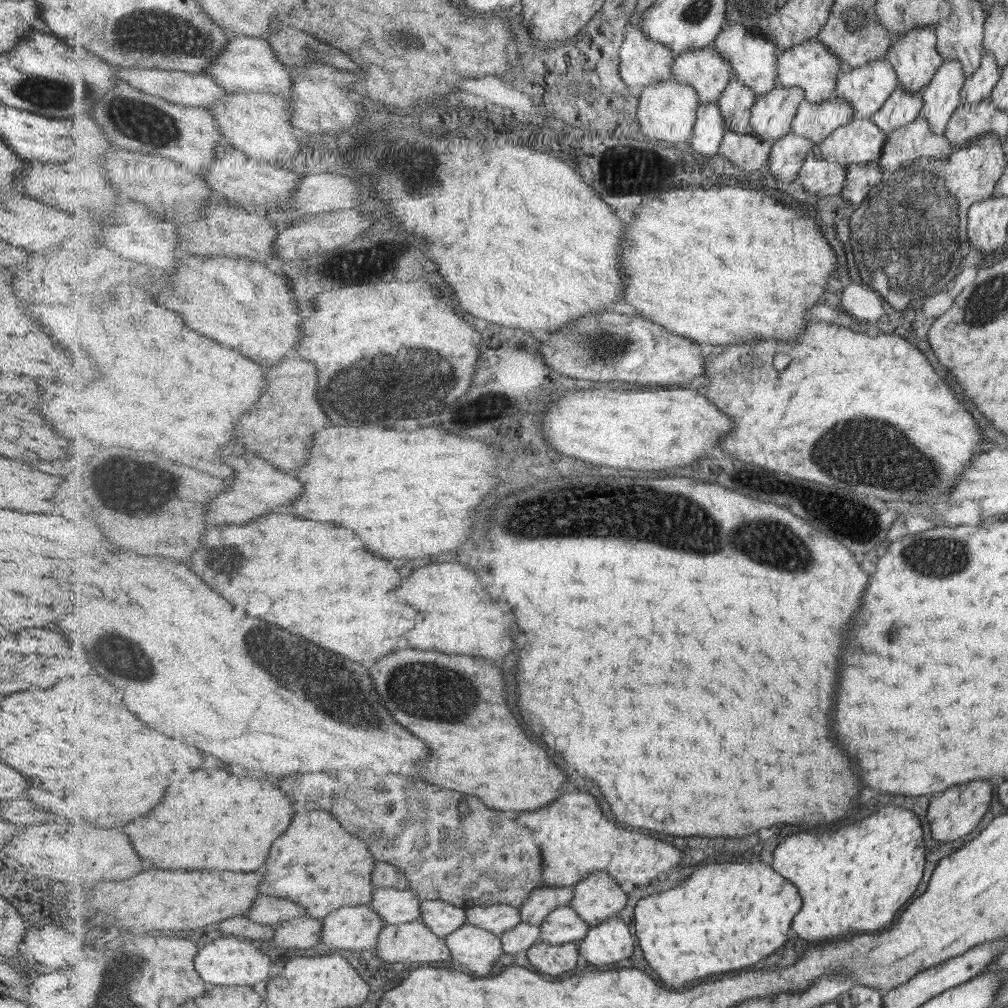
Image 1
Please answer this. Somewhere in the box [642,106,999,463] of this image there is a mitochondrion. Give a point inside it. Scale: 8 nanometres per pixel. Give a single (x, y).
(924, 205)

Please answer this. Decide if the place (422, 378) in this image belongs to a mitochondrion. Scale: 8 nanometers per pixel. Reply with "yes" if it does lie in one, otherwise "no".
yes

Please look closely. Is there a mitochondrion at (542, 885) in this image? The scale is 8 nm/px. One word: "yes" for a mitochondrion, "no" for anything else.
no

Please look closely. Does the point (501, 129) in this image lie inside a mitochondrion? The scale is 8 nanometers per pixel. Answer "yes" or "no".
no

